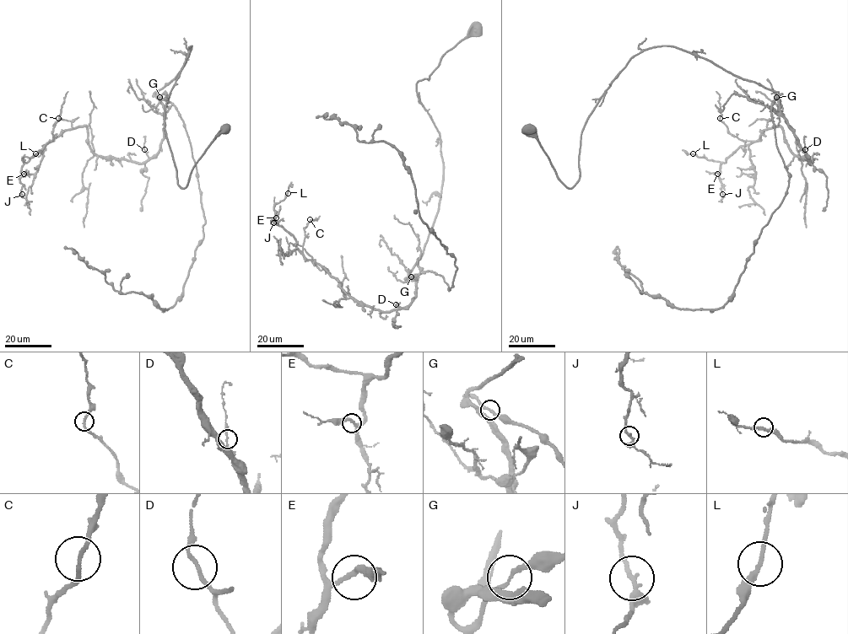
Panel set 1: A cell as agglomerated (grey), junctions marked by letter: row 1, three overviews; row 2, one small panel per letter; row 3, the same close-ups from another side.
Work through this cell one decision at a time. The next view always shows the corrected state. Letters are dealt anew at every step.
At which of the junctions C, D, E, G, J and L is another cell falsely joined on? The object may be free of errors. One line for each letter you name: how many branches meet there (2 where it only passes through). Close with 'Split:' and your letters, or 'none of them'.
Split: none of them

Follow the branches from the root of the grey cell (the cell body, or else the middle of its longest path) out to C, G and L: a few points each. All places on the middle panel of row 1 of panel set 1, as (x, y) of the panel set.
C: (478, 29), (416, 83), (444, 176), (406, 278), (411, 303), (353, 300), (304, 255), (310, 219)
G: (478, 29), (416, 83), (439, 131), (444, 176), (411, 276)
L: (478, 29), (416, 83), (444, 176), (407, 306), (353, 300), (308, 260), (275, 219), (288, 193)

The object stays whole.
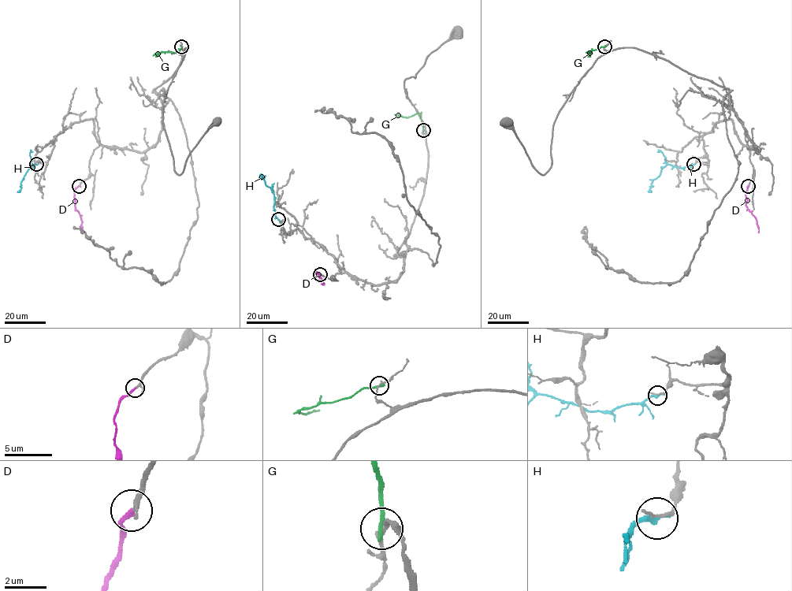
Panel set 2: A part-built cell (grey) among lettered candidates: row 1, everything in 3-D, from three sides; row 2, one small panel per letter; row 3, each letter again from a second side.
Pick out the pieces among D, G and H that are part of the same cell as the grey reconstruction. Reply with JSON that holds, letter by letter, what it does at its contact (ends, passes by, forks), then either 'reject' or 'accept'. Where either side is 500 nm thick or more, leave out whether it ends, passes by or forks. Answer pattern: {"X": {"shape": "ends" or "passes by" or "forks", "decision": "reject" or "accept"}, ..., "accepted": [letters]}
{"D": {"shape": "ends", "decision": "accept"}, "G": {"shape": "ends", "decision": "reject"}, "H": {"shape": "ends", "decision": "reject"}, "accepted": ["D"]}

